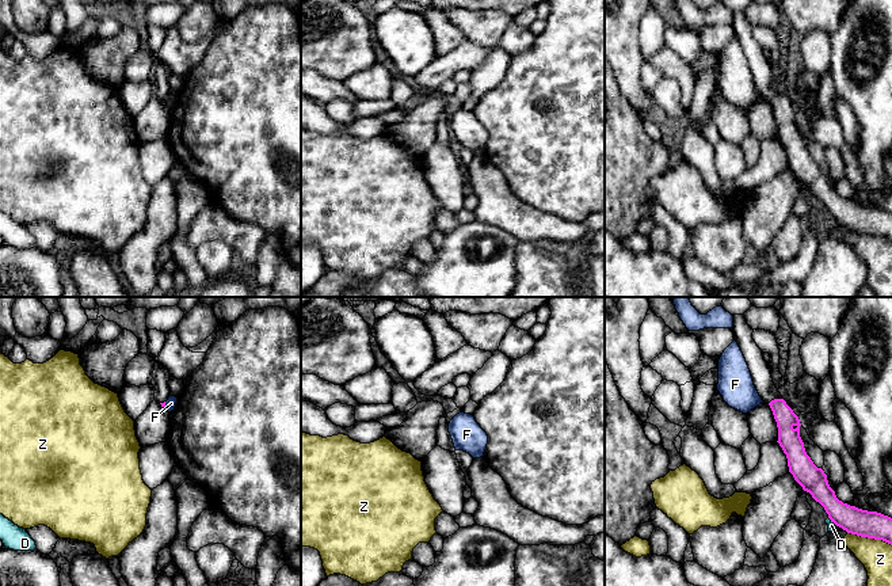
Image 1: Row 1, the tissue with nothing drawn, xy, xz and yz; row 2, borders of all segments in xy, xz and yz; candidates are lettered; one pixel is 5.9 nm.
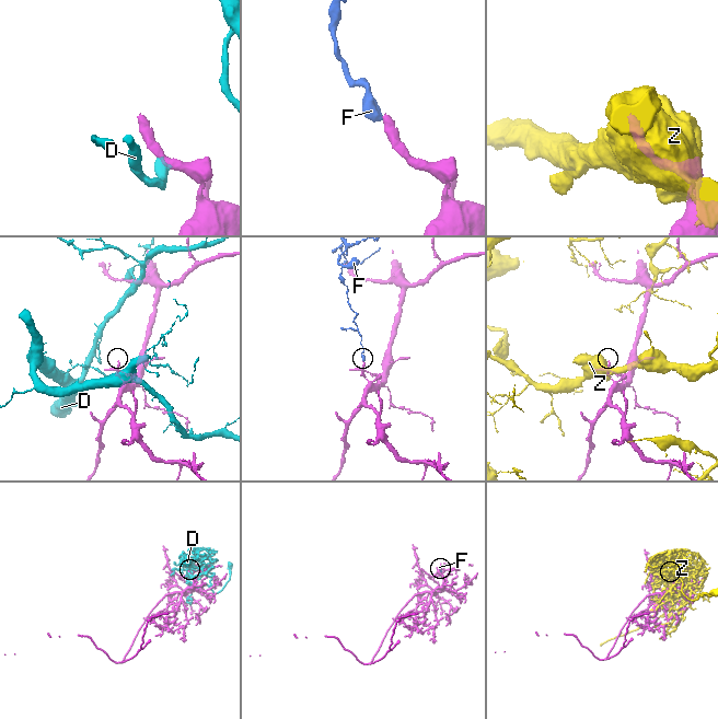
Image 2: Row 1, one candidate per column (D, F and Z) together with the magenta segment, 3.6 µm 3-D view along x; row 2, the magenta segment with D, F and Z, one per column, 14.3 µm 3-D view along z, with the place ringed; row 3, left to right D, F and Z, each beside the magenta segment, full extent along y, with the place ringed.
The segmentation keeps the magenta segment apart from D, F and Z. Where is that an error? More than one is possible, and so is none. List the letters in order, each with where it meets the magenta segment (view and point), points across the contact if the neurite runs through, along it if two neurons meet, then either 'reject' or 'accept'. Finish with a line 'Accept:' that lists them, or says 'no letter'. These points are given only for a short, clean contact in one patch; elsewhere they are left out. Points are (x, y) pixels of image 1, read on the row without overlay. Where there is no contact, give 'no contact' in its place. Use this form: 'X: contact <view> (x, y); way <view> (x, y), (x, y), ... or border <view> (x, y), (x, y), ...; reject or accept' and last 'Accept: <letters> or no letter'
D: contact yz (833, 217); border yz (828, 213), (837, 221); reject
F: contact xy (164, 101); border xy (164, 98), (166, 103); reject
Z: contact yz (869, 233); reject
Accept: no letter

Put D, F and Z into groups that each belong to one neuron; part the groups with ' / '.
D / F / Z

